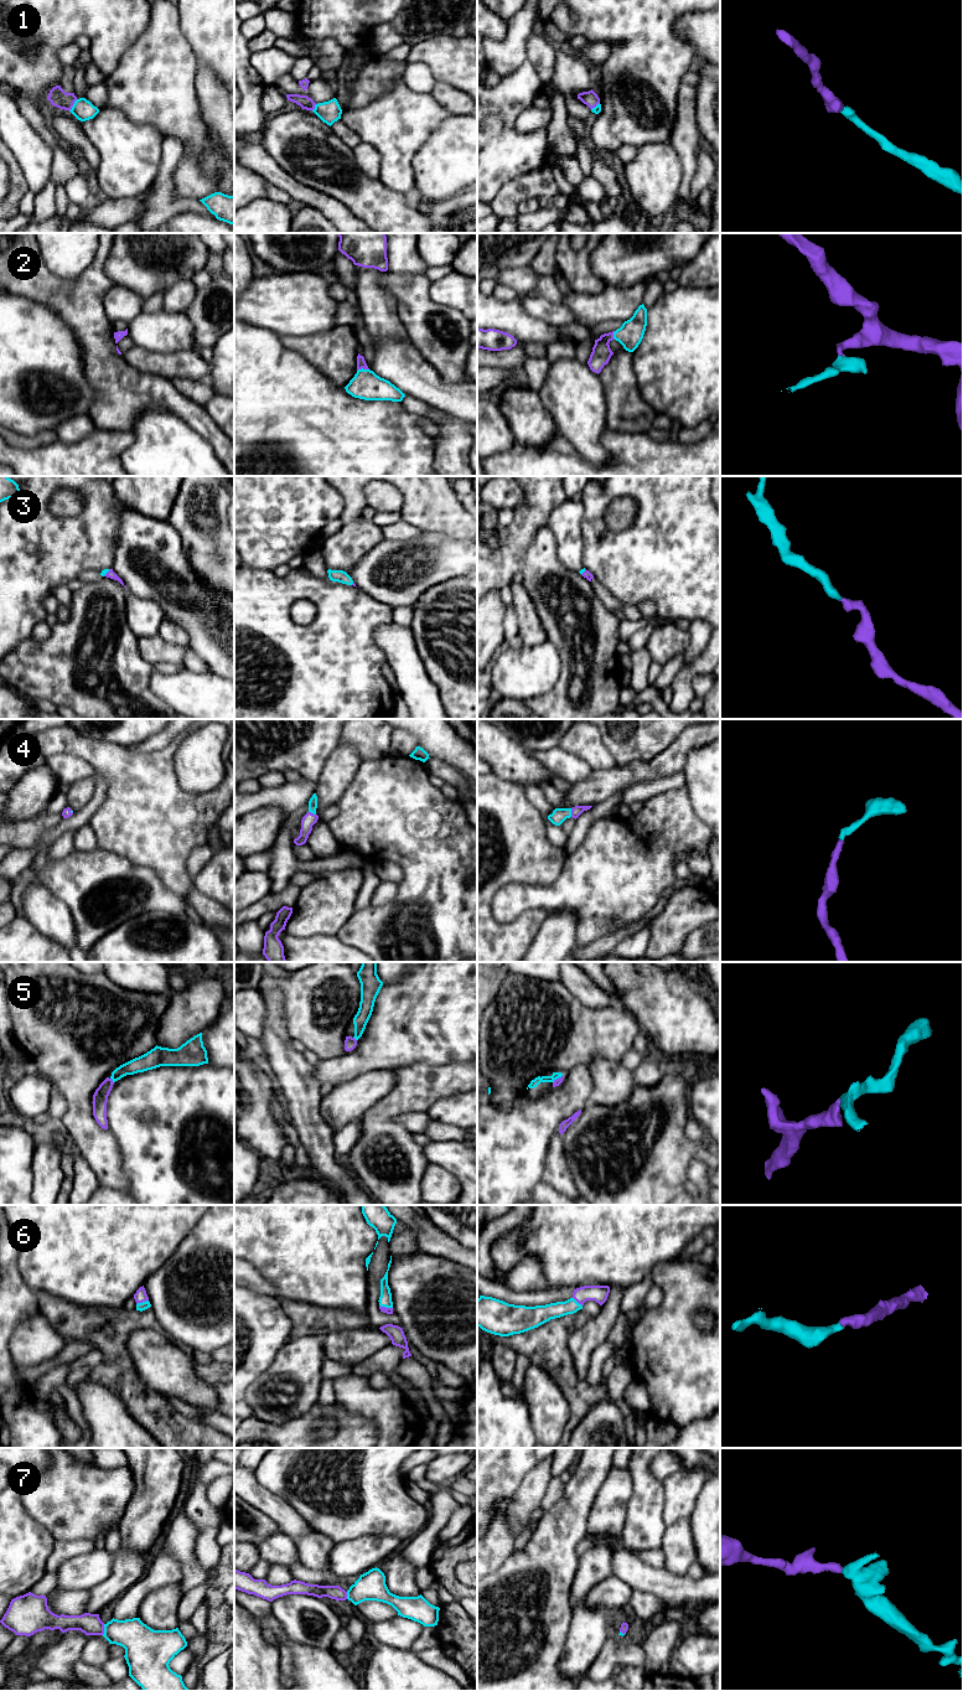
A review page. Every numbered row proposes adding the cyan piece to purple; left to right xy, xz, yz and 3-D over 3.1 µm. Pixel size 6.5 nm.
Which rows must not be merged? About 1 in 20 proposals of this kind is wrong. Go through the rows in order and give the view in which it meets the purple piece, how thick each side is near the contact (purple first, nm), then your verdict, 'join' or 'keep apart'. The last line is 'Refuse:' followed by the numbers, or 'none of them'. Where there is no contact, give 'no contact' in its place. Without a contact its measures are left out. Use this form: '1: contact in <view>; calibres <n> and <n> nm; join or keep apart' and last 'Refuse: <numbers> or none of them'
1: contact in xy; calibres 120 and 140 nm; join
2: contact in xz; calibres 60 and 190 nm; join
3: contact in xy; calibres 50 and 40 nm; join
4: contact in yz; calibres 70 and 100 nm; join
5: contact in xy; calibres 100 and 110 nm; join
6: contact in xy; calibres 80 and 50 nm; join
7: contact in xy; calibres 140 and 220 nm; join
Refuse: none of them

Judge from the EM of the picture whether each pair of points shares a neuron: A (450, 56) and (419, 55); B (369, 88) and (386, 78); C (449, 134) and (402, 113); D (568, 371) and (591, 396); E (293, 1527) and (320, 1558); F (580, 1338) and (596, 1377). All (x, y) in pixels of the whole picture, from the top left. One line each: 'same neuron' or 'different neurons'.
A: same neuron
B: same neuron
C: different neurons
D: same neuron
E: different neurons
F: different neurons

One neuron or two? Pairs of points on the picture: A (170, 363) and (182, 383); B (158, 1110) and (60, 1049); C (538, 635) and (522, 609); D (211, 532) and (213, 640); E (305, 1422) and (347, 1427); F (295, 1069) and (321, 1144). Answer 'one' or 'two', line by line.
A: two
B: two
C: one
D: two
E: one
F: one

